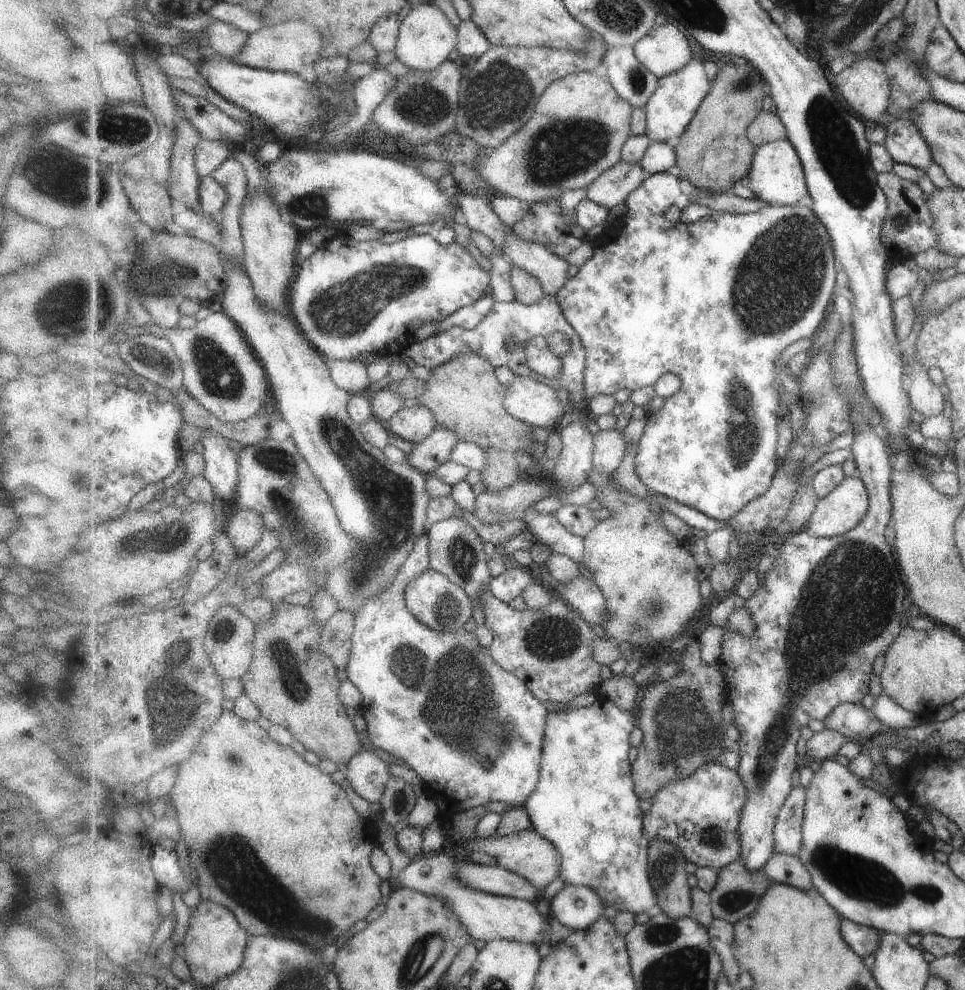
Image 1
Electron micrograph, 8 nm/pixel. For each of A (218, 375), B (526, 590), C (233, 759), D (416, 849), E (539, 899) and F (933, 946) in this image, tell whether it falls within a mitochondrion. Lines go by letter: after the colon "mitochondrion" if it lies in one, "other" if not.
A: mitochondrion
B: other
C: mitochondrion
D: other
E: other
F: other

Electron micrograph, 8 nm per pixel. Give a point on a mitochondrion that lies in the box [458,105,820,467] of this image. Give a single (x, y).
(560, 151)

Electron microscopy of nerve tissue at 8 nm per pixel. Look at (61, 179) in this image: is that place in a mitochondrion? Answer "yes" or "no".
yes

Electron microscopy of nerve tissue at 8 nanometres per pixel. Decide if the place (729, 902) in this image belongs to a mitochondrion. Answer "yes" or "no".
yes

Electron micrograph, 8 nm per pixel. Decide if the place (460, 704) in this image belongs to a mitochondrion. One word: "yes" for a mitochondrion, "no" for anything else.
yes

